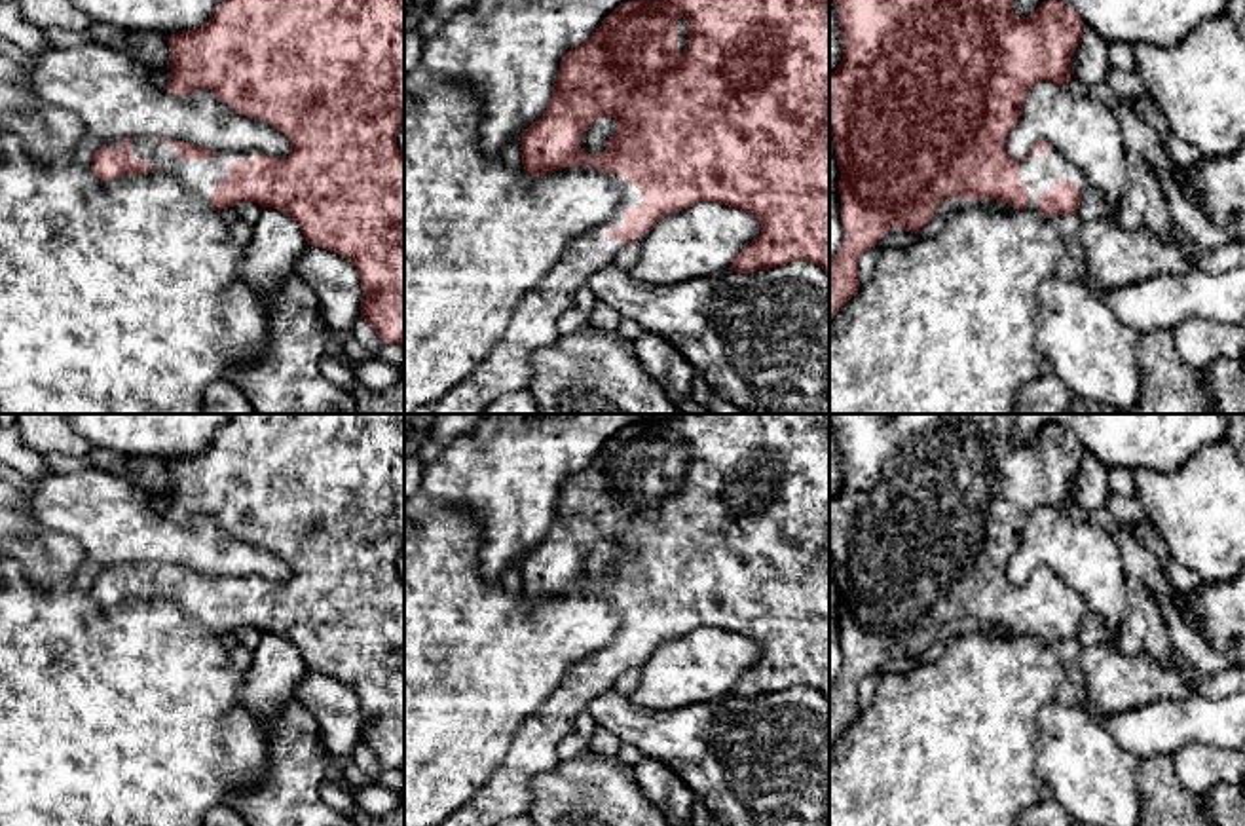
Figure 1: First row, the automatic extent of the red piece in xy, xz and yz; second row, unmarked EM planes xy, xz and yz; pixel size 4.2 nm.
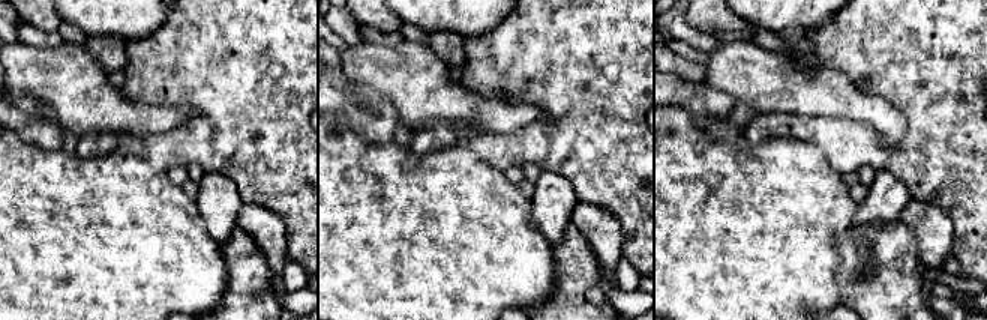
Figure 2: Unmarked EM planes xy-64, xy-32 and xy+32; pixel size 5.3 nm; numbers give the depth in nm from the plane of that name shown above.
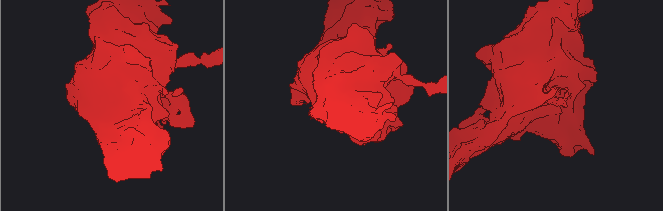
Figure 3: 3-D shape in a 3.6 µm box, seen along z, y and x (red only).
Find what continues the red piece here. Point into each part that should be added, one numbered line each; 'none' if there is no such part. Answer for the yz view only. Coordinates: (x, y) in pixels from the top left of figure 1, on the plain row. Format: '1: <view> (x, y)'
1: yz (1037, 599)

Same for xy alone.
1: xy (200, 600)

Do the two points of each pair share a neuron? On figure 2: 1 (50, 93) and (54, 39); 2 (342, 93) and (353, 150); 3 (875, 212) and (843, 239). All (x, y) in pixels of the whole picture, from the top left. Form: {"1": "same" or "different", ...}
{"1": "different", "2": "different", "3": "different"}

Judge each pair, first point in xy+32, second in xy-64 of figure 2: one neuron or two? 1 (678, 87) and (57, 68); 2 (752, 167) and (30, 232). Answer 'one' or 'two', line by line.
1: two
2: one

